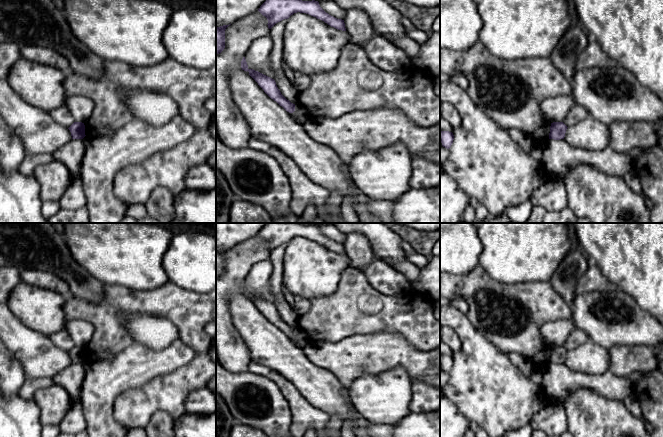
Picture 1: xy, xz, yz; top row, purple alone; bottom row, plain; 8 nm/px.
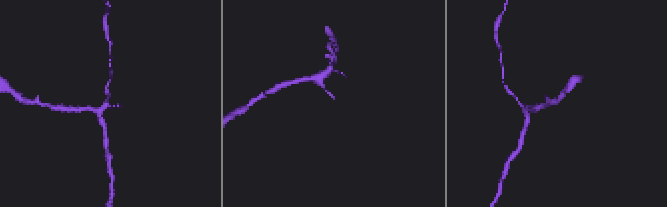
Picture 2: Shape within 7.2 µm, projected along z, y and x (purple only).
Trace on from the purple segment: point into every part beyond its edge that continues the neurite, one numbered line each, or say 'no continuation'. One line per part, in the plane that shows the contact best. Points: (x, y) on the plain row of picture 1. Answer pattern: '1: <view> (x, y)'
no continuation

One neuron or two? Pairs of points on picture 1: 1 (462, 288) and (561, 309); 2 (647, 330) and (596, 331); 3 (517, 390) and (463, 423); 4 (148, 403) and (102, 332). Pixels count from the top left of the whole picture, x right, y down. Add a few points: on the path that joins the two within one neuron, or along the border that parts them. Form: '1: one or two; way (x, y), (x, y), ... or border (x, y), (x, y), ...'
1: one; way (487, 290), (523, 304), (536, 304)
2: one; way (634, 330), (609, 330)
3: two; border (453, 402), (469, 421)
4: one; way (191, 370), (199, 340), (167, 306), (145, 306)

